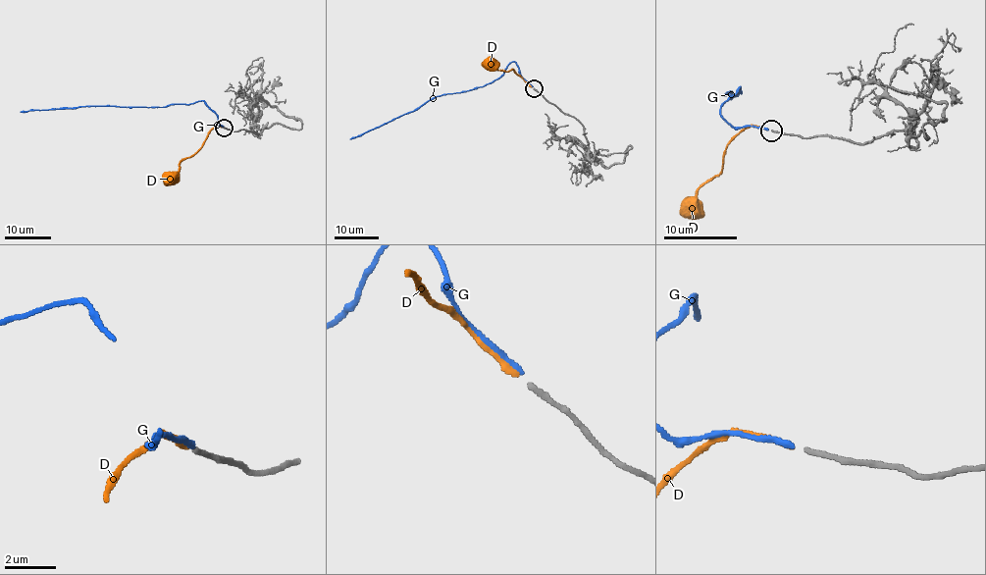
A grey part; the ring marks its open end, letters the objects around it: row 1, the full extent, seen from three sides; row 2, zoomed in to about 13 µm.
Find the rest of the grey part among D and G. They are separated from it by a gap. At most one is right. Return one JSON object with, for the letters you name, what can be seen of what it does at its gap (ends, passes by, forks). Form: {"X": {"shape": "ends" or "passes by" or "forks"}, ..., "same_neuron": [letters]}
{"D": {"shape": "ends"}, "same_neuron": ["D"]}

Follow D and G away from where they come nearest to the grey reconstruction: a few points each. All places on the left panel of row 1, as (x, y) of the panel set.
D: (222, 128), (216, 125), (192, 155), (182, 159), (171, 178)
G: (223, 128), (217, 125), (218, 115), (199, 101), (160, 107), (95, 106), (20, 112)

